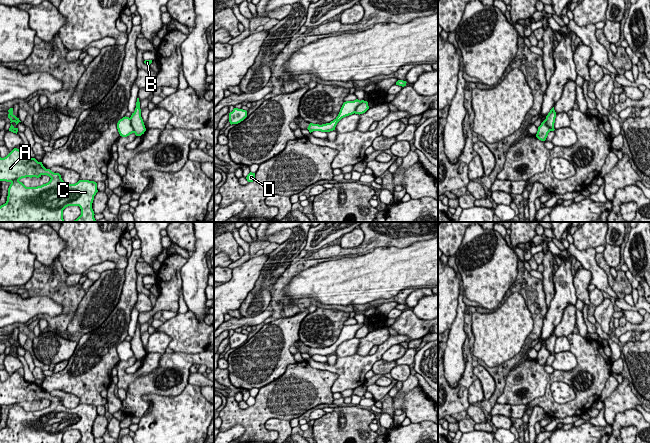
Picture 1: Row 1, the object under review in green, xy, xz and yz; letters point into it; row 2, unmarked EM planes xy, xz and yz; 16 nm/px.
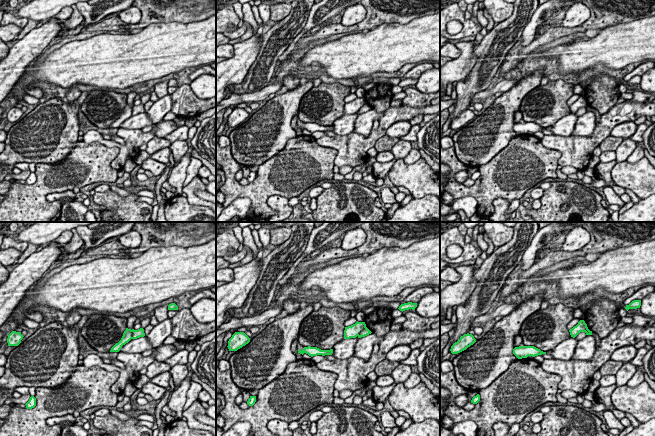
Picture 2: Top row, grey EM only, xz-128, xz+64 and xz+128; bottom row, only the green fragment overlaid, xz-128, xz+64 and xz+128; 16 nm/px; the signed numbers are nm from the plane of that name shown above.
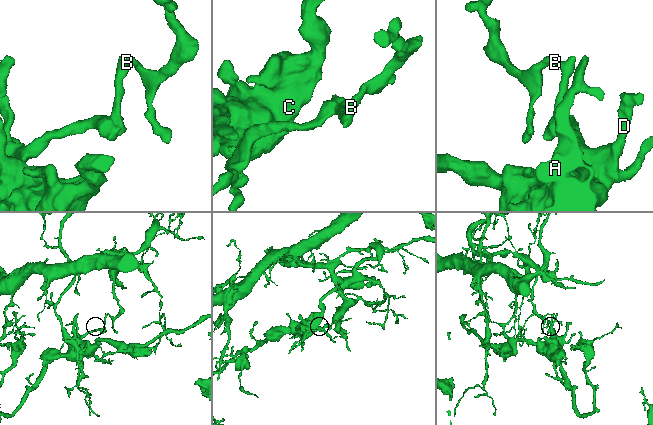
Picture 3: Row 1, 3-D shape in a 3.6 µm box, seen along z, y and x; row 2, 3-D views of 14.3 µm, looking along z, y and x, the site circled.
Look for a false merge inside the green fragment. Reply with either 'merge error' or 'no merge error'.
merge error

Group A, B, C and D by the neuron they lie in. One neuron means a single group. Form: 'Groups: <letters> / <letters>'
Groups: A C D / B

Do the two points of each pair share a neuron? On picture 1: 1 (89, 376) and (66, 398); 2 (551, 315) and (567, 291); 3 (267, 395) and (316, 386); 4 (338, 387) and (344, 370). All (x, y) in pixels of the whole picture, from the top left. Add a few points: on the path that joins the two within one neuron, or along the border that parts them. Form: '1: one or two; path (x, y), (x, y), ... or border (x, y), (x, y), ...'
1: two; border (50, 392), (62, 390), (72, 393), (80, 403)
2: one; path (555, 309), (563, 297)
3: one; path (279, 395), (291, 395), (304, 387)
4: one; path (342, 383), (344, 381), (344, 374)

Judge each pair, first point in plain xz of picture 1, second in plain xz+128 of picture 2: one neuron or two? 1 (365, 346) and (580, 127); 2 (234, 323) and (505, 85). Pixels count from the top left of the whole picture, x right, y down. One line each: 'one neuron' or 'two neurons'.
1: one neuron
2: one neuron

